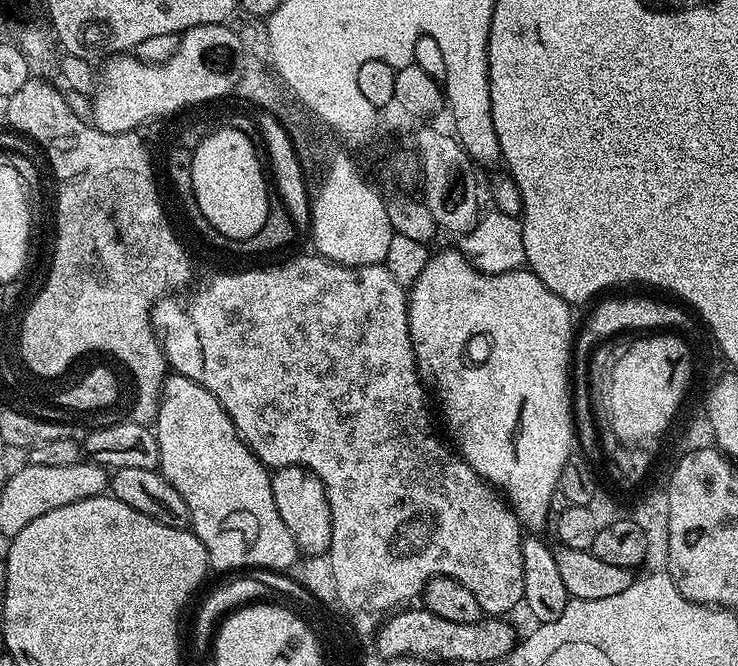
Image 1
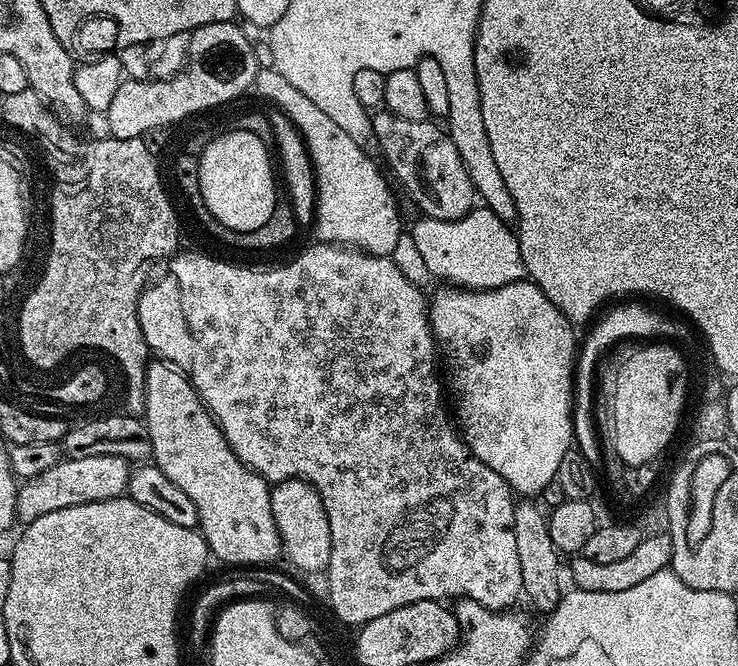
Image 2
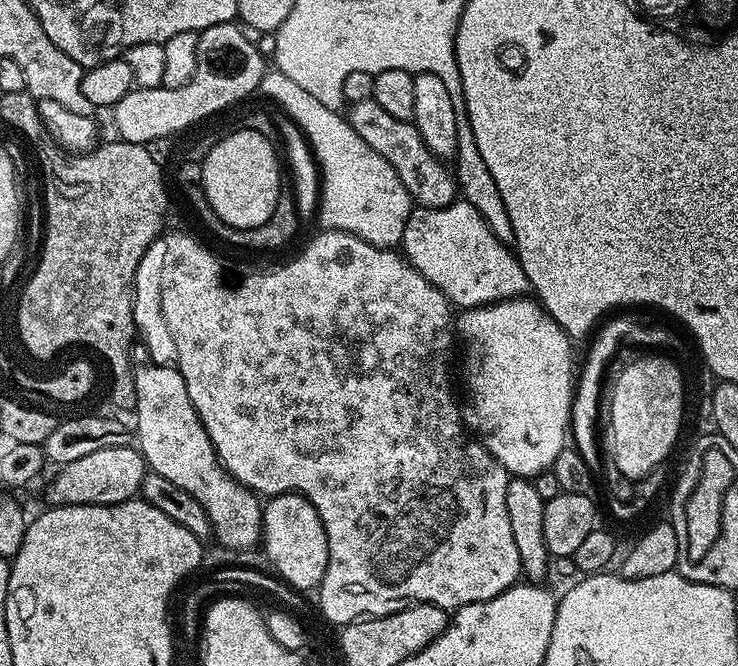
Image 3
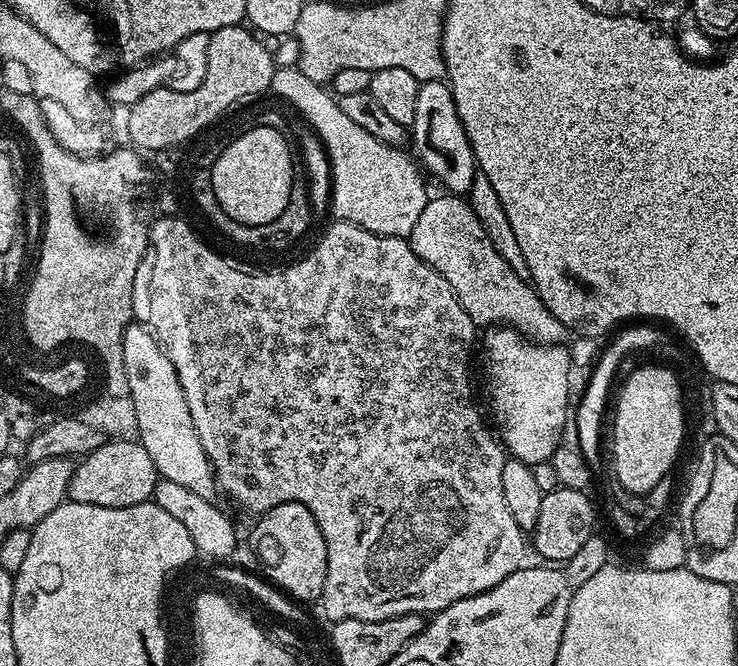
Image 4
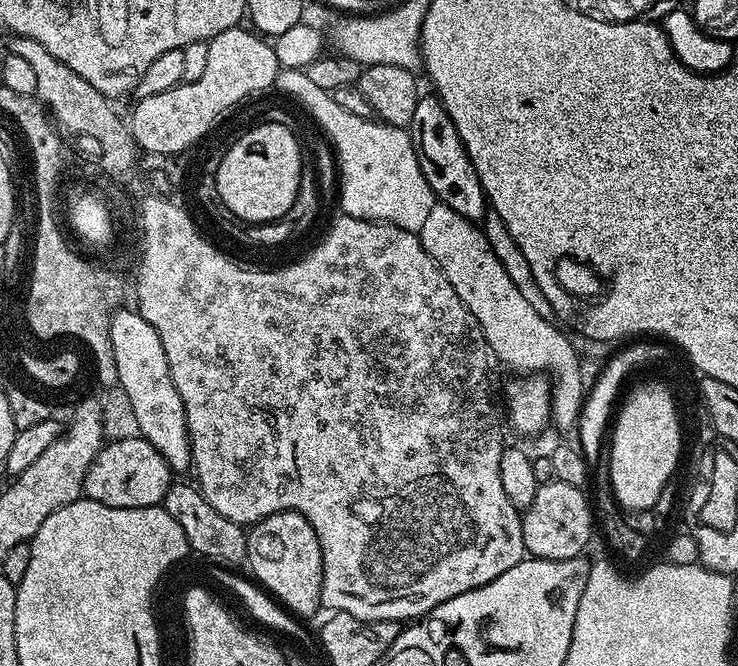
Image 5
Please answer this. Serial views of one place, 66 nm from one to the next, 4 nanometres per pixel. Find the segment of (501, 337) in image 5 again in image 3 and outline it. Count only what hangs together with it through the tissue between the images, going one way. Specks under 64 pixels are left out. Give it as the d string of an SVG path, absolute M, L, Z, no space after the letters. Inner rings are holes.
M457 198L441 208L413 207L405 226L402 252L413 266L460 310L481 308L483 304L494 304L498 300L514 300L523 297L530 288L515 251L495 237L482 214L463 198Z

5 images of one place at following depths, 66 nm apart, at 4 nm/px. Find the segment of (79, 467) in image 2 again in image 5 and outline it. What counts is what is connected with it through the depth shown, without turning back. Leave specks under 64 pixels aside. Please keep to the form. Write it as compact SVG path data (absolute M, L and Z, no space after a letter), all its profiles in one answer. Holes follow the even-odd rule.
M143 436L125 440L108 440L104 447L94 458L90 470L86 470L83 495L94 502L102 502L102 506L114 506L115 508L155 508L161 503L166 490L174 483L174 473L169 468L166 458L150 446L150 442Z

